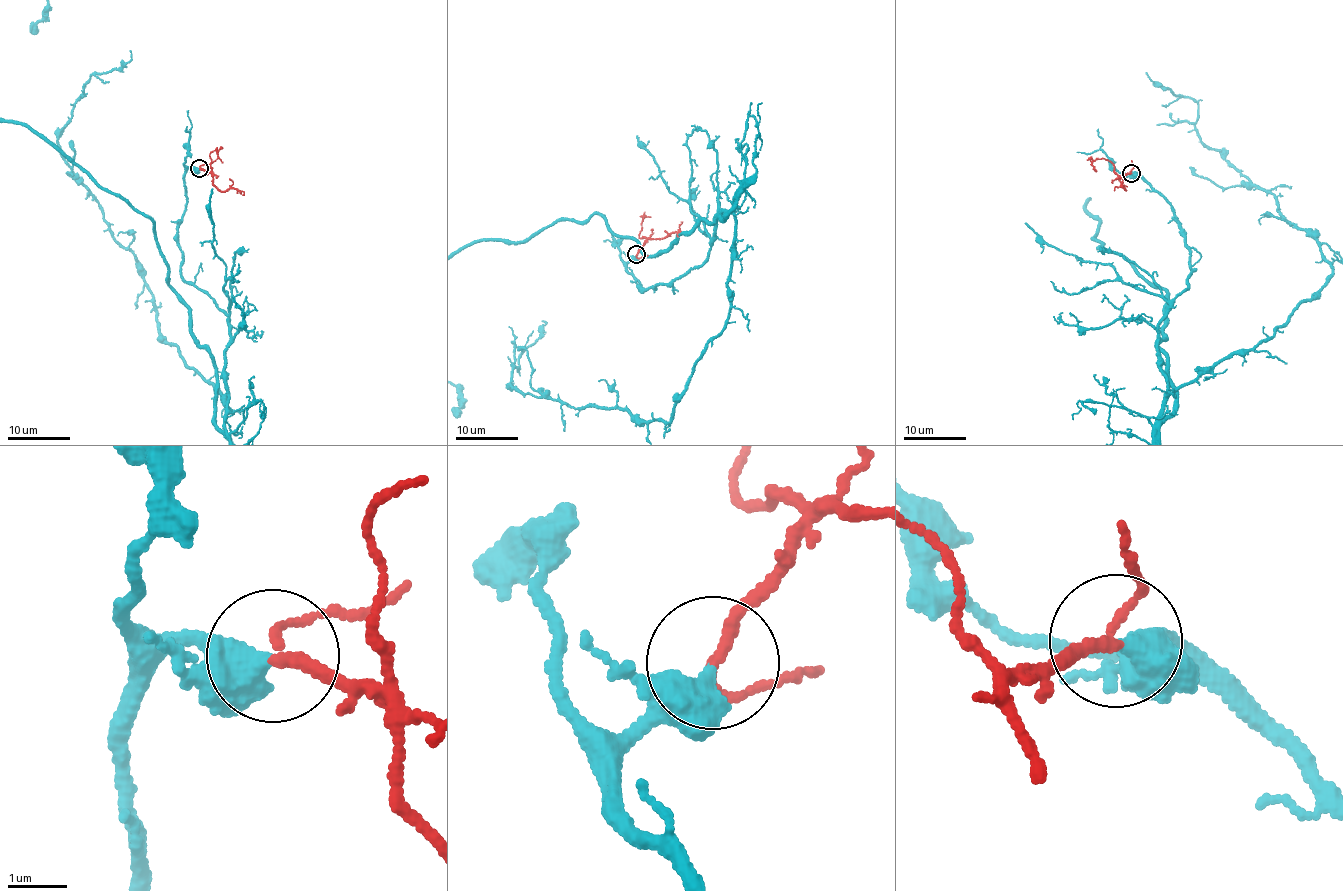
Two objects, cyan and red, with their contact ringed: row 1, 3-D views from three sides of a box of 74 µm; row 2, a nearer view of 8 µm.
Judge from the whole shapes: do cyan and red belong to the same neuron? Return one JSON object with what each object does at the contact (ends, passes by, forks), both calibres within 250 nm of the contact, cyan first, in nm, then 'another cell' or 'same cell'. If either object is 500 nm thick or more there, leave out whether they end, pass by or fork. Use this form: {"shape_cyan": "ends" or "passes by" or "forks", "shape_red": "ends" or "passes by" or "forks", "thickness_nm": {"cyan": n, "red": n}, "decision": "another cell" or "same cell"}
{"shape_cyan": "ends", "shape_red": "passes by", "thickness_nm": {"cyan": 440, "red": 150}, "decision": "same cell"}

